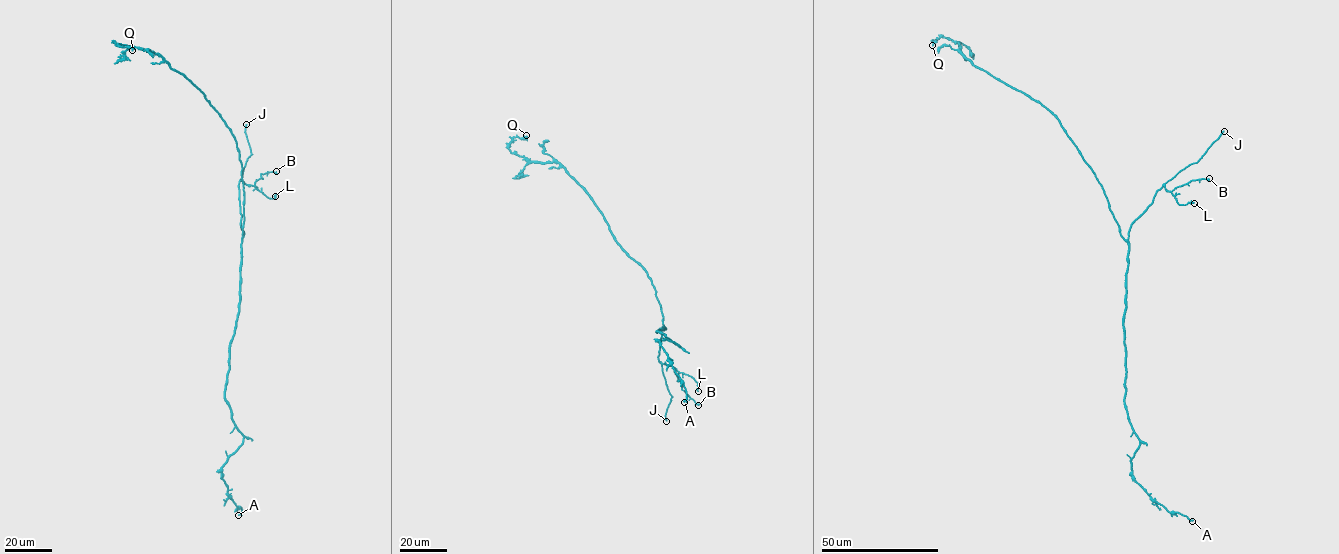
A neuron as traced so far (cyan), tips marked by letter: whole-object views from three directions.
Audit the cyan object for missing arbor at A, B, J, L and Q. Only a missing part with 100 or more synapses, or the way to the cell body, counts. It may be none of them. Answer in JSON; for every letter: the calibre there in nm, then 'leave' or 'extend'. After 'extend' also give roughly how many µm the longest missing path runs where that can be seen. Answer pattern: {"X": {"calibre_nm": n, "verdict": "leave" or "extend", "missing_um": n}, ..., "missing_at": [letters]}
{"A": {"calibre_nm": 150, "verdict": "leave"}, "B": {"calibre_nm": 80, "verdict": "leave"}, "J": {"calibre_nm": 190, "verdict": "extend", "missing_um": 8}, "L": {"calibre_nm": 120, "verdict": "leave"}, "Q": {"calibre_nm": 190, "verdict": "leave"}, "missing_at": ["J"]}

